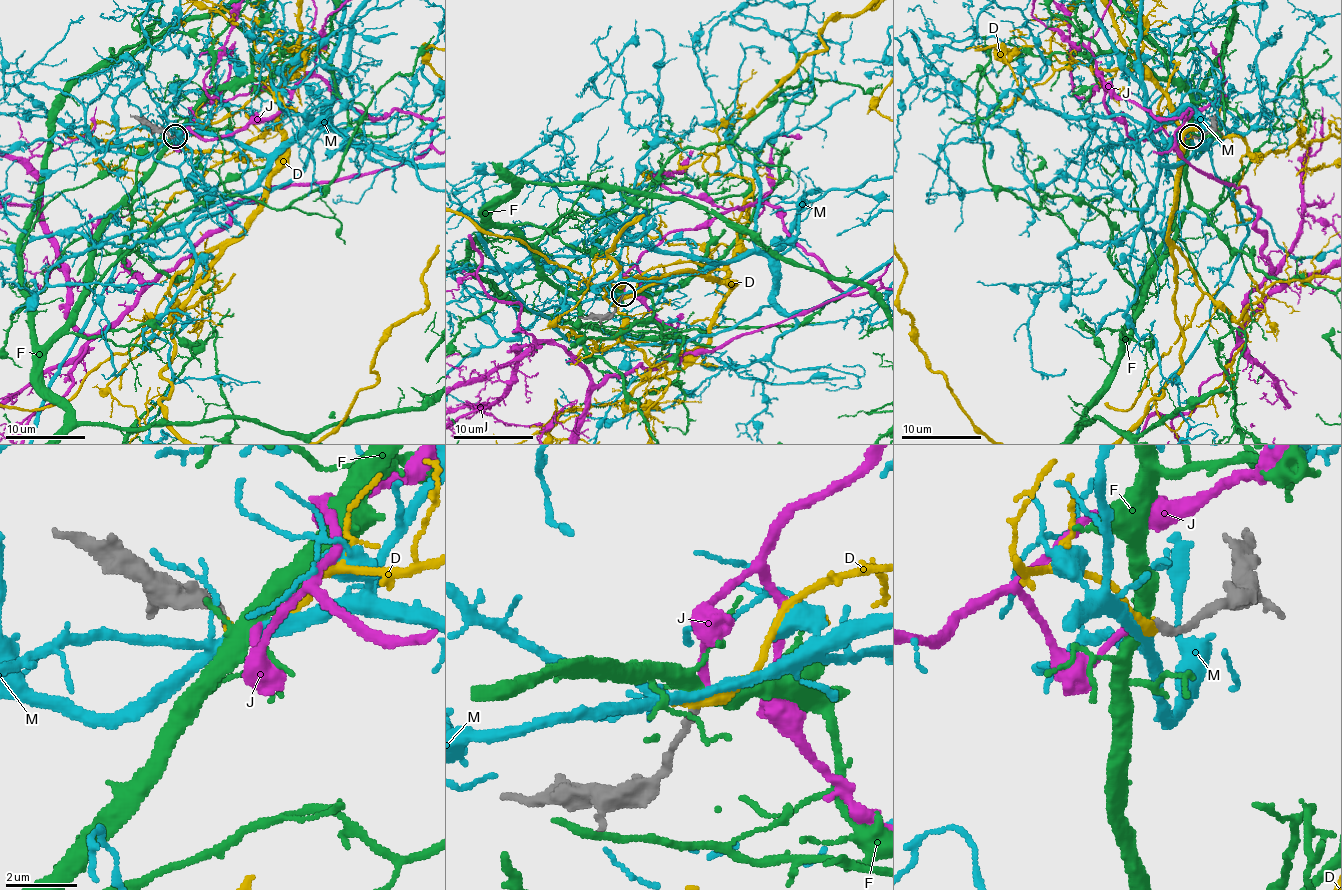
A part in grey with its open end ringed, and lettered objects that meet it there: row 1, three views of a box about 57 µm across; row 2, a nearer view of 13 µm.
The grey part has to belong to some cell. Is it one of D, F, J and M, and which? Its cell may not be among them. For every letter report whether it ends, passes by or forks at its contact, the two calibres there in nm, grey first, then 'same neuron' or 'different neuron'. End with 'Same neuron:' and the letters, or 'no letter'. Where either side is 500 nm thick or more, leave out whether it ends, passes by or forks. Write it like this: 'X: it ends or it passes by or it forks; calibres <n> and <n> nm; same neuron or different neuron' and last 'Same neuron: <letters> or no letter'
D: it ends; calibres 240 and 360 nm; different neuron
F: it forks; calibres 220 and 400 nm; different neuron
J: it ends; calibres 220 and 200 nm; same neuron
M: it passes by; calibres 220 and 320 nm; different neuron
Same neuron: J

